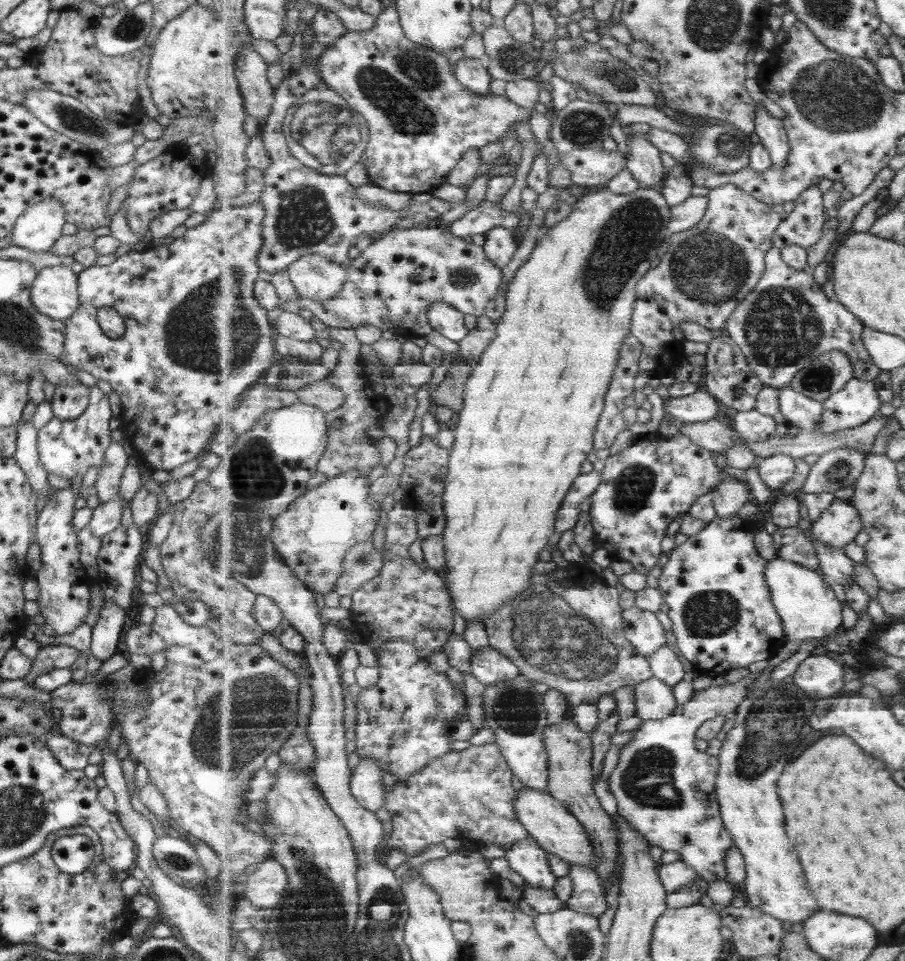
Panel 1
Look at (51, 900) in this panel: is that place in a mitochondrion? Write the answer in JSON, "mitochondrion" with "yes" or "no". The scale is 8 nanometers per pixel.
{"mitochondrion":"no"}

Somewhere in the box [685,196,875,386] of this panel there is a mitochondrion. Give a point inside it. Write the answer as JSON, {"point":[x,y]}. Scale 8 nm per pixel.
{"point":[781,329]}

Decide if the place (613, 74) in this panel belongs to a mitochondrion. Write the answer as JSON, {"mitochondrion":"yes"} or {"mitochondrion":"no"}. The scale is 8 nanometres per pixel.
{"mitochondrion":"yes"}

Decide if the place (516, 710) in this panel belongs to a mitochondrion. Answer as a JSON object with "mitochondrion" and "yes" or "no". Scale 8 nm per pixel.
{"mitochondrion":"yes"}

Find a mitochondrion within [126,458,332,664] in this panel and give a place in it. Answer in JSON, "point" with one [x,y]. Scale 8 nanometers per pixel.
{"point":[251,555]}

